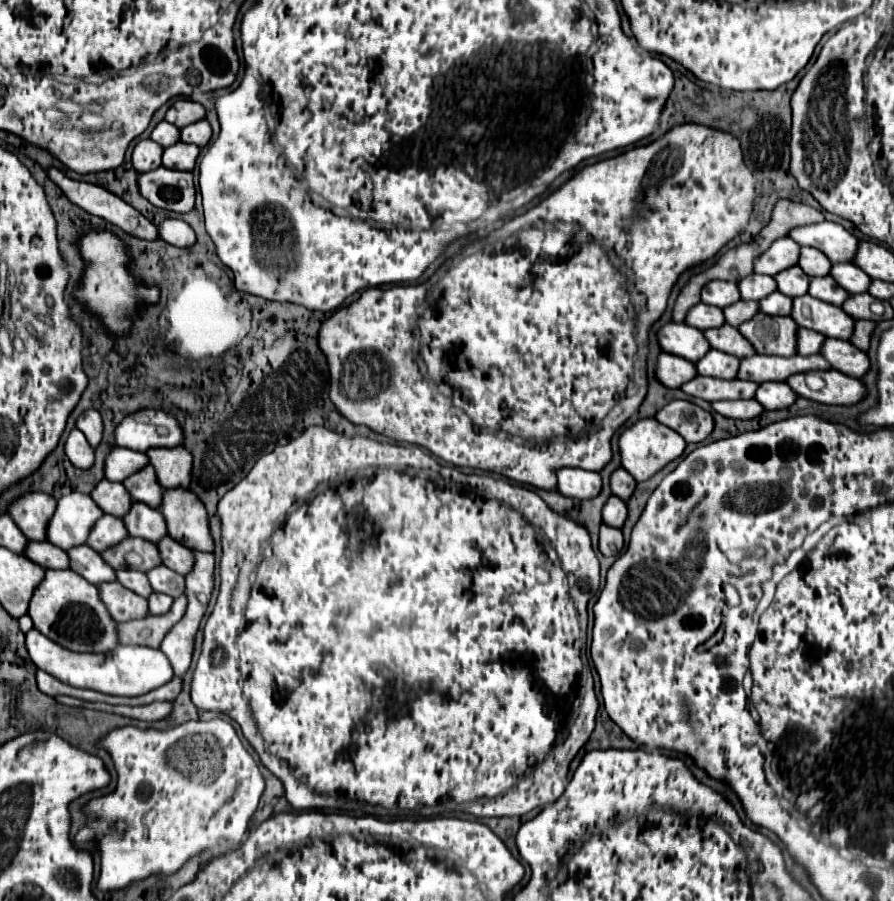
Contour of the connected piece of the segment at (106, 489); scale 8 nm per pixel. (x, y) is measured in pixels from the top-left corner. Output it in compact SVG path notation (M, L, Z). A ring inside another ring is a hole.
M102 479L90 493L90 497L96 501L96 505L104 511L110 513L114 517L122 517L126 515L126 511L130 509L130 495L126 493L126 489L122 487L122 483L112 483L108 479Z

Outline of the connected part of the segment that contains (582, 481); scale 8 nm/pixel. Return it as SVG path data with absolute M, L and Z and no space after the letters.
M564 467L556 469L556 477L558 477L558 491L566 497L590 499L596 497L602 489L602 479L594 471Z

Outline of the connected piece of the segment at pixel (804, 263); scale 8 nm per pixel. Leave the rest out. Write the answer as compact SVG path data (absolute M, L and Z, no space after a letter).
M802 247L800 249L798 265L808 277L828 275L828 271L830 271L830 259L822 251L818 251L814 247Z

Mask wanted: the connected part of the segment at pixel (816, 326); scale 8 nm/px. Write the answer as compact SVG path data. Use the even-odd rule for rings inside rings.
M810 295L792 299L790 317L798 323L798 327L812 329L822 333L824 337L836 337L836 339L850 339L850 331L854 325L854 319L846 315L840 307L824 303Z

